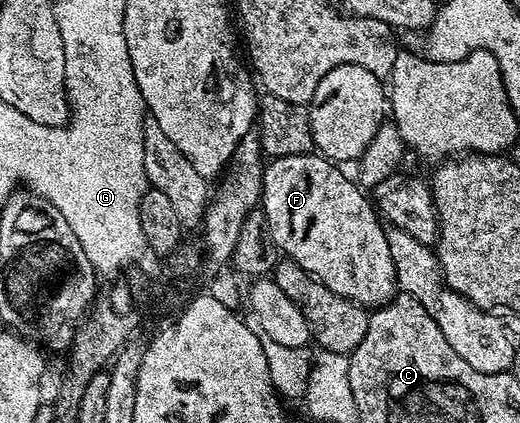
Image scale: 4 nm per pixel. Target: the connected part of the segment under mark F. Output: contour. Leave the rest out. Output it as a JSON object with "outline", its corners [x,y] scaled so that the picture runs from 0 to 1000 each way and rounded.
{"outline":[[[592,362],[588,366],[565,366],[563,371],[540,371],[538,376],[521,376],[506,397],[506,461],[502,478],[502,496],[517,551],[525,560],[531,584],[550,610],[562,612],[571,626],[579,626],[579,636],[590,648],[600,650],[613,667],[623,669],[633,683],[640,683],[640,693],[648,693],[656,702],[675,709],[677,716],[690,719],[700,730],[719,730],[735,726],[746,716],[750,707],[758,707],[763,695],[763,671],[760,664],[760,638],[756,636],[756,603],[748,598],[748,574],[744,570],[744,546],[733,525],[733,511],[721,496],[719,478],[665,414],[665,402],[654,400],[635,376],[627,376],[623,366],[612,362]]]}

